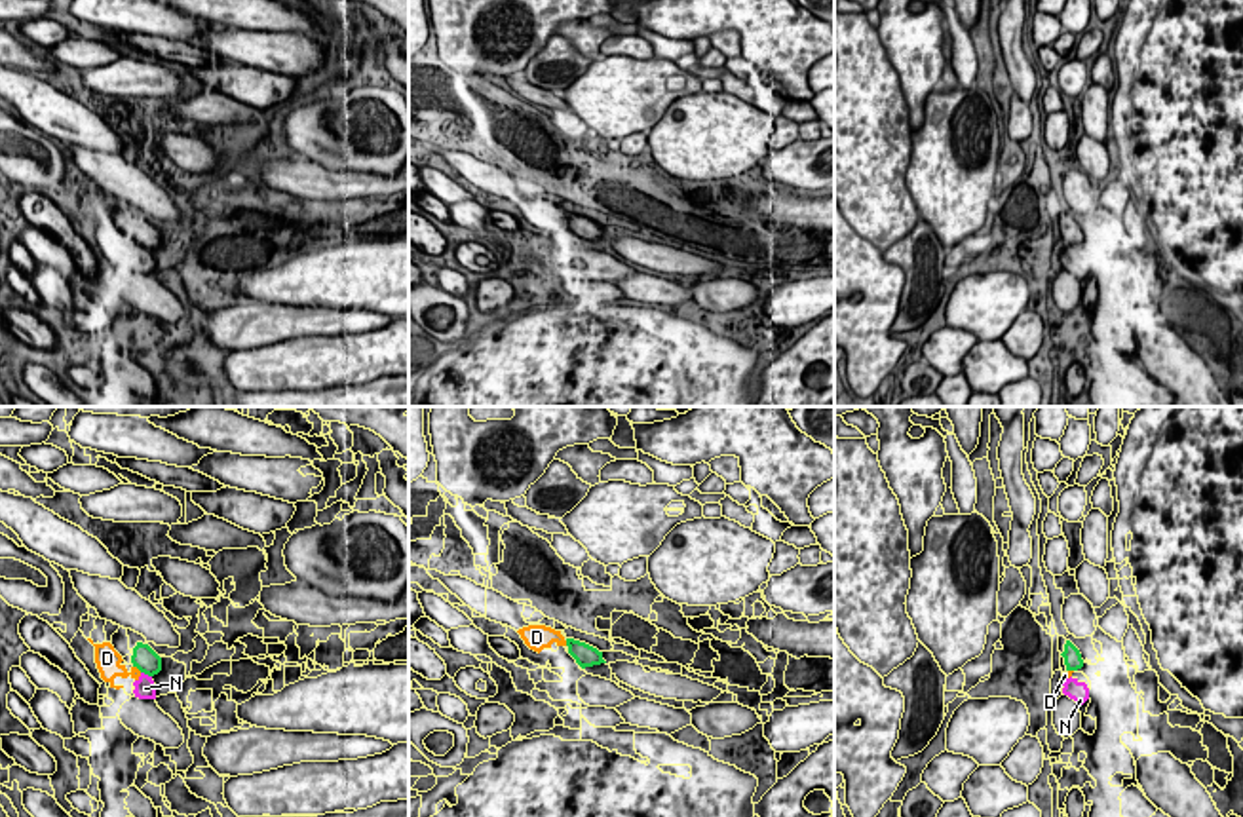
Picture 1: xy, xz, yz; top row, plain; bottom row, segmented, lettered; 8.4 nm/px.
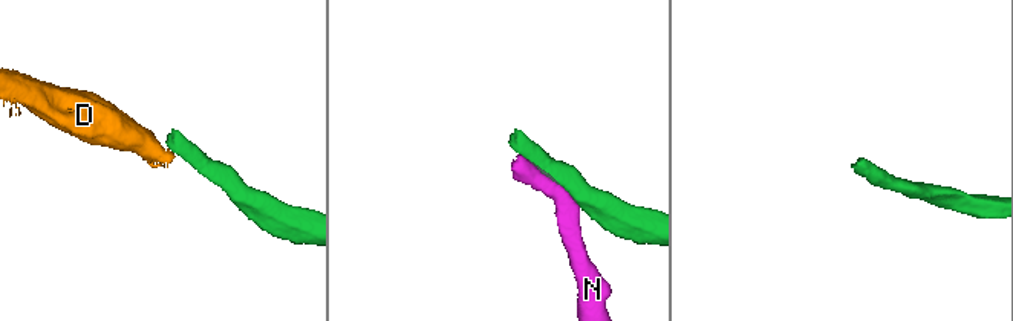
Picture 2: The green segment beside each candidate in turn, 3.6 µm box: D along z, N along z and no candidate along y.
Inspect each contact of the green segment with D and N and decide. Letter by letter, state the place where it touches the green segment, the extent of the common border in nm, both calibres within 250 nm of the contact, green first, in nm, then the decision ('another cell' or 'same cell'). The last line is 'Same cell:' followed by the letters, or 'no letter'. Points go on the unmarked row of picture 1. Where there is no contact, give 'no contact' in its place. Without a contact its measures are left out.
D: contact xy (137, 242); length 100 nm; calibres 200 and 200 nm; another cell
N: contact xy (147, 247); length 110 nm; calibres 200 and 190 nm; another cell
Same cell: no letter

